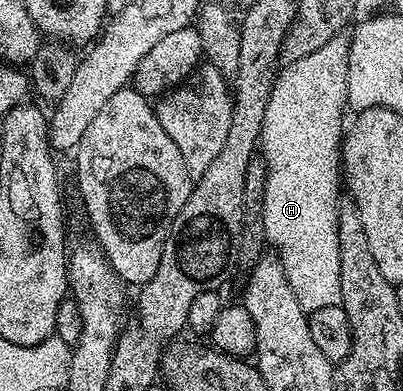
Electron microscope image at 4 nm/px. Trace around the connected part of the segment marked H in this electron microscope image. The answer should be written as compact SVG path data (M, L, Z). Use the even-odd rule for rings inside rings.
M339 33L327 44L315 48L311 56L303 56L303 60L295 60L290 66L281 66L279 73L273 80L271 96L267 100L267 112L263 112L263 128L259 139L259 154L265 163L267 180L263 192L263 228L265 240L270 247L277 249L275 256L283 264L283 272L287 276L287 284L291 284L291 292L295 292L295 300L306 312L319 308L340 306L341 289L339 288L339 216L337 207L337 182L339 186L339 163L341 160L341 144L343 141L343 125L341 126L341 113L347 110L347 60L349 59L349 40L344 33Z

